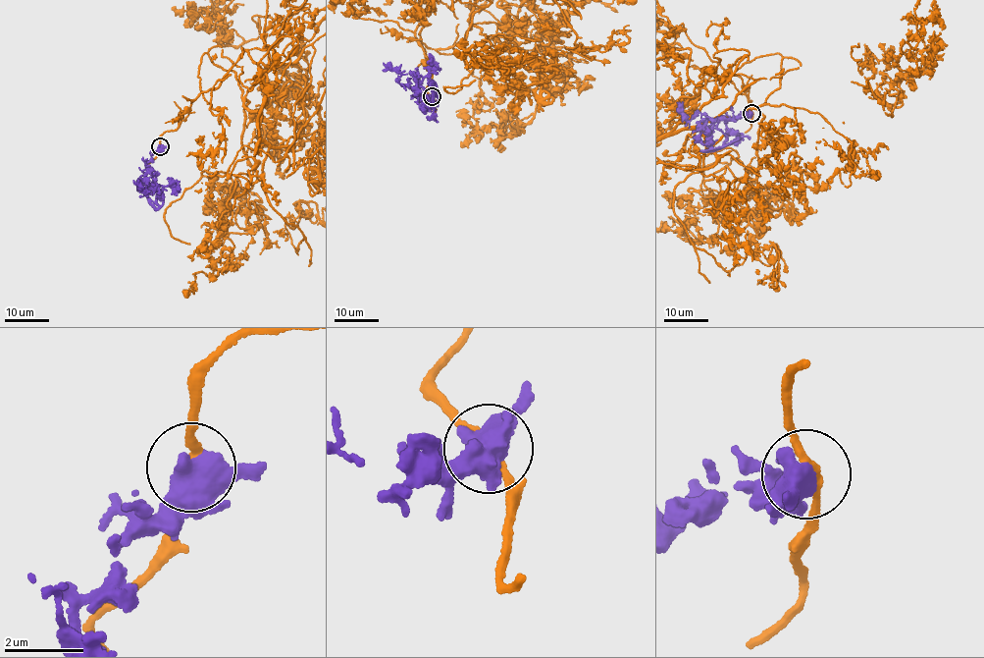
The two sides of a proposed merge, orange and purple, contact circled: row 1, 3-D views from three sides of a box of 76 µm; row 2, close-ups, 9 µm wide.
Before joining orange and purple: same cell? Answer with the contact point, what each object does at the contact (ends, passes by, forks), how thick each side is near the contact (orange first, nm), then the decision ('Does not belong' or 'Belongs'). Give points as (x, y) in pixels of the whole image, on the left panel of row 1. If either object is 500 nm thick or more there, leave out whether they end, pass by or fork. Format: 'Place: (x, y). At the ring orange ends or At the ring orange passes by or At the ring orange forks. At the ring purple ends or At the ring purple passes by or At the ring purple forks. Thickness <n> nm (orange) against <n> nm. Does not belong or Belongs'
Place: (160, 146). Thickness 200 nm (orange) against 550 nm. Belongs

